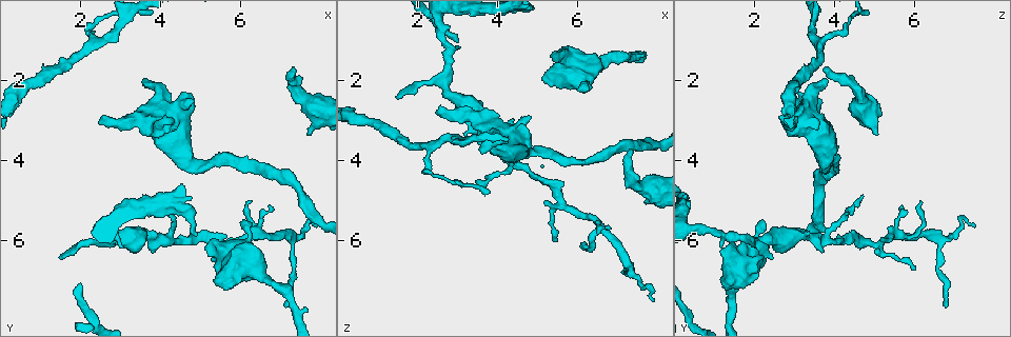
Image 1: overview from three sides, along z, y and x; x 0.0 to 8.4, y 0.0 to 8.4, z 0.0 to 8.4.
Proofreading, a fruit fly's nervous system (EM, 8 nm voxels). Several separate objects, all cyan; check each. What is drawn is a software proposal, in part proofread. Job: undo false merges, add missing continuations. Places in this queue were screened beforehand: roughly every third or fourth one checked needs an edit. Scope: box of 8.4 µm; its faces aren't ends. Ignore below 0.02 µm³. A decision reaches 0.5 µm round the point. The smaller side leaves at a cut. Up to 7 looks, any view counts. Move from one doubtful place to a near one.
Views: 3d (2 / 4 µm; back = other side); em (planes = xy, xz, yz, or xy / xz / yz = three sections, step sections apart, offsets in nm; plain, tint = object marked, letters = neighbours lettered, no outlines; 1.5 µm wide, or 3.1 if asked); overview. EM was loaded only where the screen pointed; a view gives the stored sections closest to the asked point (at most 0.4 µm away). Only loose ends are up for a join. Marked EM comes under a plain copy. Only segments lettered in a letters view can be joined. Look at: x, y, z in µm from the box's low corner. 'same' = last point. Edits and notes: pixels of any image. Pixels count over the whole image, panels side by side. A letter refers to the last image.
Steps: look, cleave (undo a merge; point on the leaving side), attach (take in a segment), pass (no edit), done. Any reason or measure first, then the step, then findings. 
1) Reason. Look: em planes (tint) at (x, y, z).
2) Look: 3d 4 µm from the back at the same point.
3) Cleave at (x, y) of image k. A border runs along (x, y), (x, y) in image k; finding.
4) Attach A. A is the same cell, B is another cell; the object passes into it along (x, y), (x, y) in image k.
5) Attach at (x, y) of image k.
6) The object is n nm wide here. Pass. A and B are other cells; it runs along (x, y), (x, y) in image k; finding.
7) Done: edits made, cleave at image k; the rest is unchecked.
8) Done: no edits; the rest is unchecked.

Branch stops here. Look: em planes (letters) at (7.70, 3.40, 5.00).

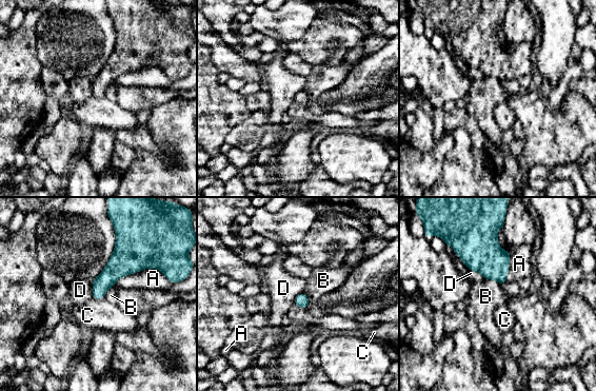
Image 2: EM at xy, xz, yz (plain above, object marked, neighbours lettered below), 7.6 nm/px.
Pass. A, B, C and D are other cells; a border runs along (93, 296), (99, 300) in image 2; no lettered segment goes on from it.

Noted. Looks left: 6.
Free end. Look: em yz step 4 (tint) at (7.35, 1.75, 3.70).

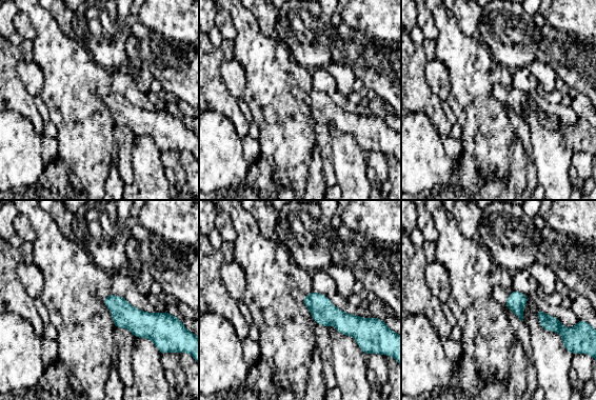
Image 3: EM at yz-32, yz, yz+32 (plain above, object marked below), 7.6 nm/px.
Look: em planes (letters) at the same point.

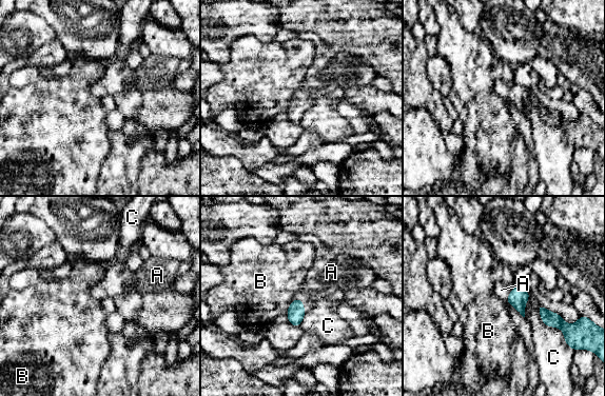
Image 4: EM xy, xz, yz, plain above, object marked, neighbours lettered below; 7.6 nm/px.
The object is 130 nm wide here. Attach A. A is the same cell, B and C are other cells; the object passes into it along (295, 313), (303, 304), (321, 279) in image 4; the neuron continues.

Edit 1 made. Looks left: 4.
Branch stops here. Look: 3d 2 µm at (2.55, 2.90, 2.65).

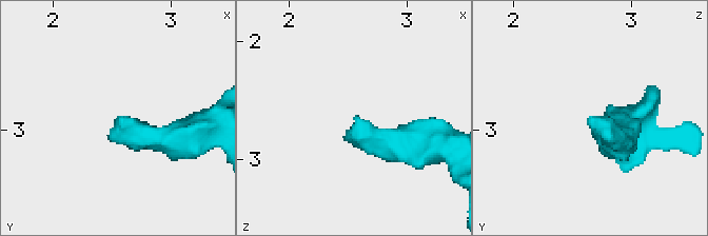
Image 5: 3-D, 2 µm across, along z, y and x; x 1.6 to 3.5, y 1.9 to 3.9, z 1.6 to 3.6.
Look: em xz step 8 (tint) at (2.58, 2.92, 2.68).

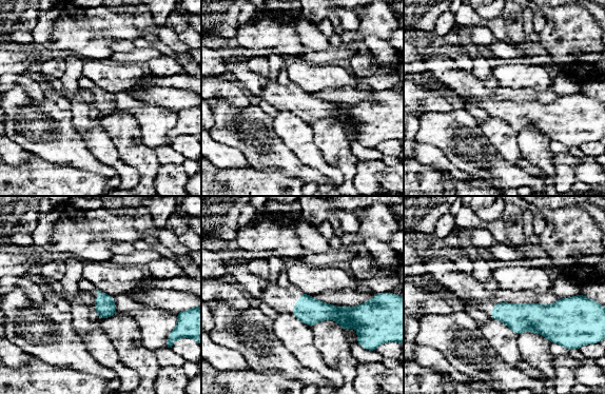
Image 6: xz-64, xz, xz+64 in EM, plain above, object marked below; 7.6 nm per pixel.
Look: em planes (letters) at the same point.

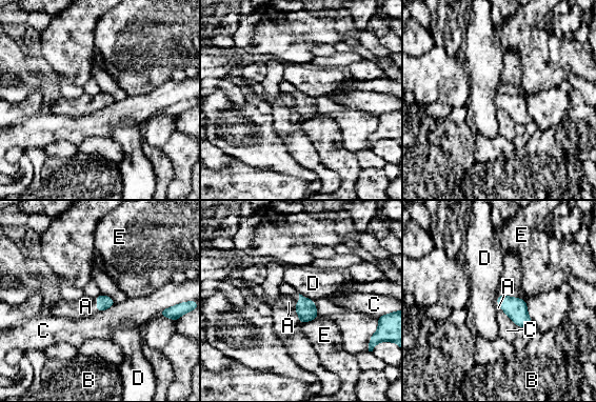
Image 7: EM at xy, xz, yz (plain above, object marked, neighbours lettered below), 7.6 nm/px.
Attach A. A is the same cell, B, C, D and E are other cells; the object passes into it along (305, 308), (299, 301), (289, 302) in image 7; it goes on there.

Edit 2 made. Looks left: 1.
Done: edits made, attach at image 4, attach at image 7; the rest is unchecked.

